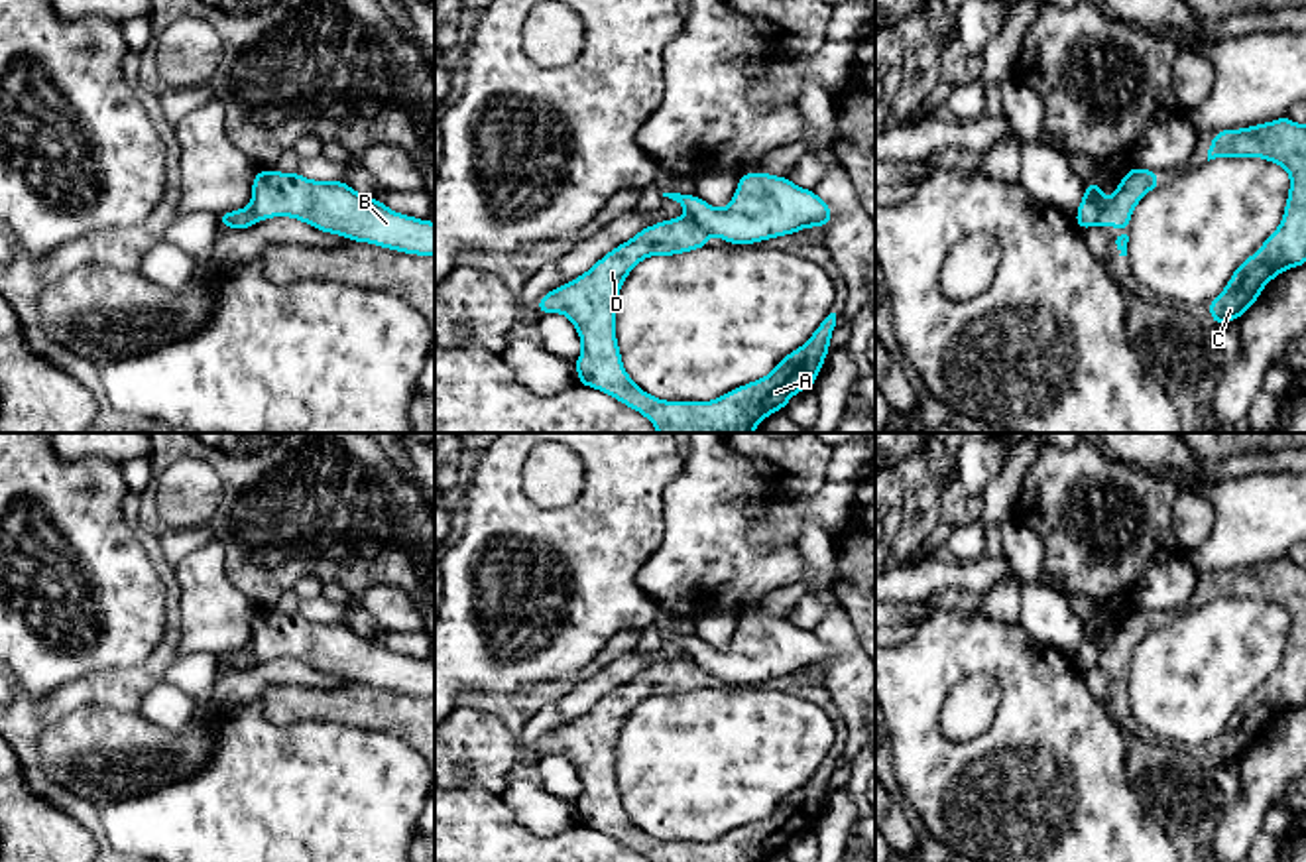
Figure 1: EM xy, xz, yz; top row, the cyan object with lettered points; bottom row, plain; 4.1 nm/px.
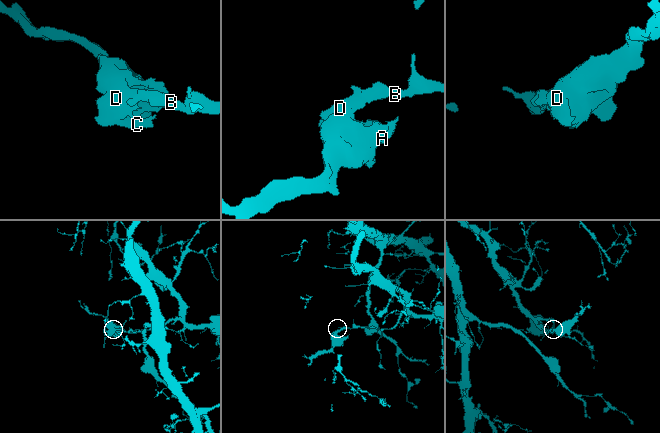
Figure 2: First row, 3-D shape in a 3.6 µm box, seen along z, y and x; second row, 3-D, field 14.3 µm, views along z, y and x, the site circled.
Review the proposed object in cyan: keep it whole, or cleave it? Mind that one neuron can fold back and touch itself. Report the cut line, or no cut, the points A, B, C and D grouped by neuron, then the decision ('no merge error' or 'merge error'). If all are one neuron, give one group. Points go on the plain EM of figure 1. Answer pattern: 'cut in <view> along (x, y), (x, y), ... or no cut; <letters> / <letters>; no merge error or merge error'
cut in yz along (1108, 642), (1096, 664); A C D / B; merge error

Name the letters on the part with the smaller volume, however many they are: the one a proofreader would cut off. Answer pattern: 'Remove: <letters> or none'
Remove: A, C, D

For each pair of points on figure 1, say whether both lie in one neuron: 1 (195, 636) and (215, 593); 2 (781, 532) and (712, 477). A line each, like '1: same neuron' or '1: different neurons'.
1: same neuron
2: different neurons

